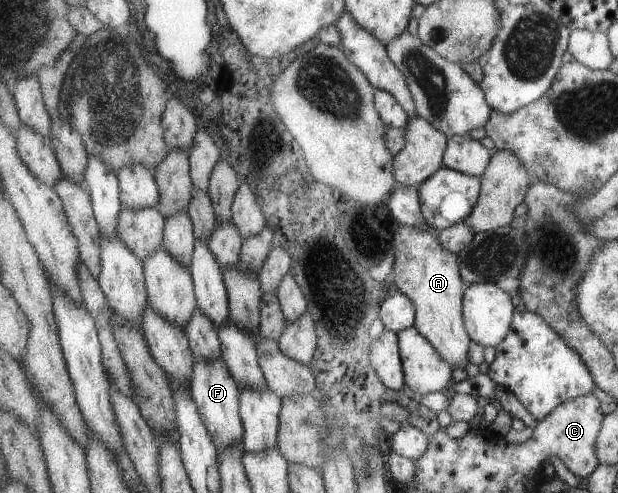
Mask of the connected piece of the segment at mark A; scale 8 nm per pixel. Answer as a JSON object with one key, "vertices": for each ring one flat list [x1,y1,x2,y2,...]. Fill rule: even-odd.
{"vertices":[[427,223,424,226,406,226,399,224,396,228,393,238,393,249,396,253,396,264,393,270,395,284,398,290,409,296,416,305,415,327,436,347,436,350,442,354,442,358,452,366,458,366,466,369,470,364,468,352,470,352,471,335,467,331,467,324,463,315,463,298,467,292,464,288,464,281,460,272,460,256,446,250,440,244,439,231,432,228]]}

